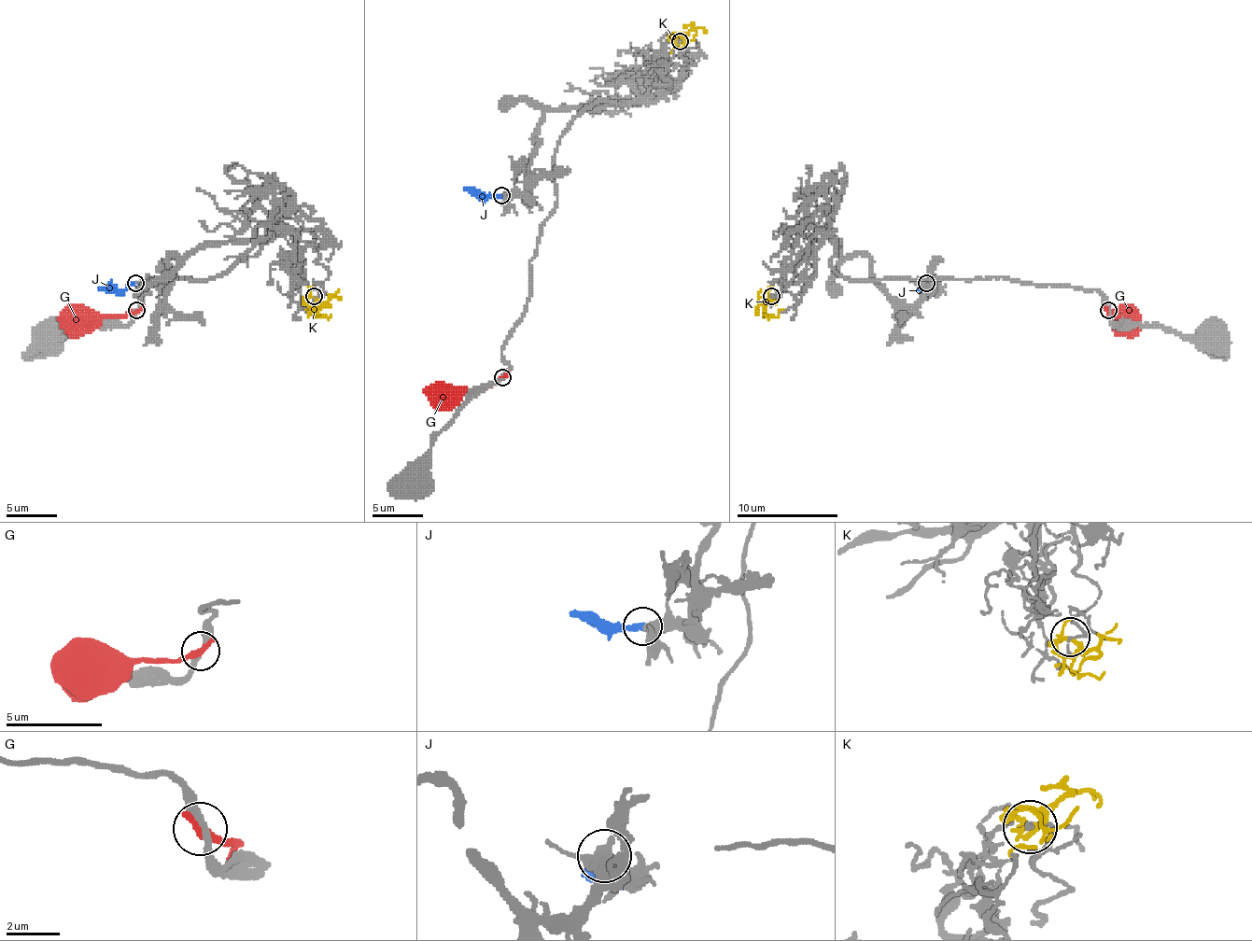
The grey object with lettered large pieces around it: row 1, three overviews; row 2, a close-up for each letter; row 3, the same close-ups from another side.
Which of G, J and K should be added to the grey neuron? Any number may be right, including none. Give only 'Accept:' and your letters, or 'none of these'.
Accept: J

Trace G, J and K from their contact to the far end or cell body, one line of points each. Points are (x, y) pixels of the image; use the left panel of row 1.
G: (136, 310), (108, 317), (73, 317), (63, 325)
J: (136, 282), (111, 289), (98, 287)
K: (313, 297), (318, 302), (318, 317), (305, 310)

